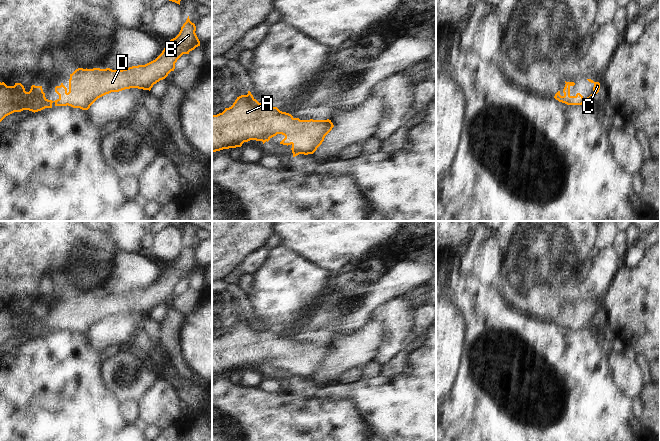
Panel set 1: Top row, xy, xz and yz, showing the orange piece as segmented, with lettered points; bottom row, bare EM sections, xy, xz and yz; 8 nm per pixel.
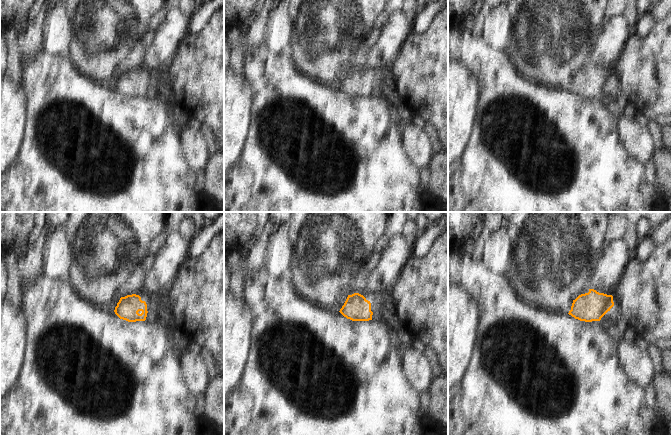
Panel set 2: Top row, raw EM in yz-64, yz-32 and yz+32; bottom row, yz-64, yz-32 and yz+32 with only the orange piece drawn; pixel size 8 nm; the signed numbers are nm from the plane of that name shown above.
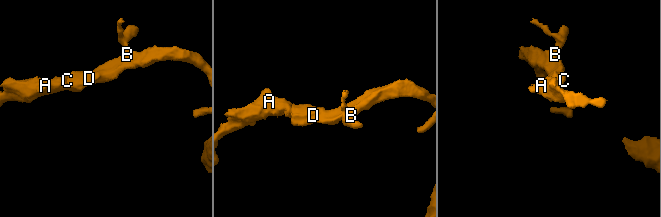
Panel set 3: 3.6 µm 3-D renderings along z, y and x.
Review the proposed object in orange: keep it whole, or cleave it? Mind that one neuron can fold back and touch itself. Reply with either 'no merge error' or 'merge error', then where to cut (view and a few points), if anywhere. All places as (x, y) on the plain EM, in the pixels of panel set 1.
no merge error; no cut

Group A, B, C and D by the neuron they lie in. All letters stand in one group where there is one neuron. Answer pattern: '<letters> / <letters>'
A B C D

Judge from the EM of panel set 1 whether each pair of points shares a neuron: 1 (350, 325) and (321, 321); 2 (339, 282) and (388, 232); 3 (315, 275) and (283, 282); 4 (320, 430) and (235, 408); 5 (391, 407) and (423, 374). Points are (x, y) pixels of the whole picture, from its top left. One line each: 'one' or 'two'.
1: one
2: two
3: one
4: one
5: one

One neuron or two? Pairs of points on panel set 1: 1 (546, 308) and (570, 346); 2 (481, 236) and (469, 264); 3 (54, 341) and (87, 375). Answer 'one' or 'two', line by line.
1: two
2: one
3: one

